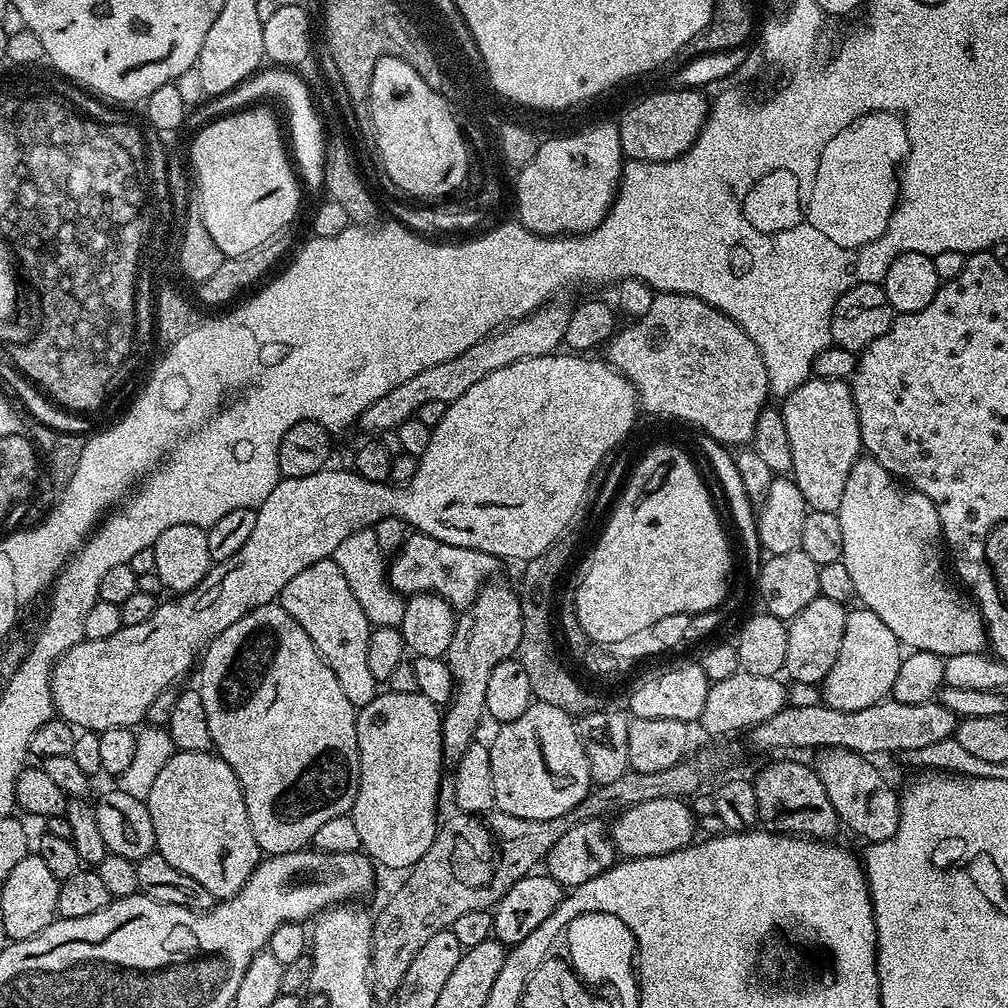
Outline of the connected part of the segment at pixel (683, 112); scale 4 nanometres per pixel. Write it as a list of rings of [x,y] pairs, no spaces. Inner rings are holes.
[[[672,86],[669,92],[656,92],[640,100],[618,120],[622,150],[628,160],[666,162],[681,156],[698,138],[708,117],[709,97],[694,88]]]

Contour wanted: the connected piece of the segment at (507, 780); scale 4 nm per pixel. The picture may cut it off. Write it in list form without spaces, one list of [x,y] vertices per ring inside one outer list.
[[[533,702],[526,714],[495,729],[496,737],[488,744],[490,782],[494,782],[493,805],[514,818],[545,820],[558,818],[592,791],[594,781],[578,724],[558,706]]]

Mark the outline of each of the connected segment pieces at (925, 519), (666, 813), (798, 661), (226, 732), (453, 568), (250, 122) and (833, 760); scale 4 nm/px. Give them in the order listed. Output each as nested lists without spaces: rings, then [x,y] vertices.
[[[861,458],[850,470],[850,478],[846,478],[846,490],[842,490],[842,502],[835,514],[842,526],[842,560],[854,581],[855,599],[863,607],[874,610],[894,630],[905,649],[933,652],[947,658],[983,653],[989,647],[988,629],[979,608],[944,573],[946,556],[942,551],[938,510],[926,494],[897,480],[876,460]]]
[[[654,798],[651,802],[638,802],[638,806],[625,808],[610,824],[612,846],[621,857],[637,860],[670,854],[679,848],[686,848],[693,843],[696,832],[696,820],[683,799]]]
[[[816,596],[806,610],[802,610],[794,619],[787,621],[786,662],[784,672],[789,681],[819,685],[830,672],[830,666],[838,658],[838,646],[842,646],[842,634],[846,634],[845,605],[830,602],[830,598]]]
[[[278,602],[258,606],[242,618],[238,618],[234,626],[226,626],[226,630],[215,636],[204,649],[198,664],[198,672],[199,668],[198,691],[202,698],[202,706],[206,706],[206,722],[210,722],[212,748],[215,755],[224,760],[226,766],[230,766],[230,770],[234,770],[238,778],[246,802],[246,814],[250,818],[250,830],[254,830],[254,838],[258,842],[261,853],[277,856],[307,849],[311,845],[314,834],[323,824],[330,822],[330,818],[349,815],[354,806],[354,798],[358,794],[360,785],[360,755],[356,733],[357,708],[350,702],[350,698],[346,698],[342,686],[338,686],[338,678],[334,678],[334,670],[326,666],[314,642],[310,642],[306,630],[302,630],[302,626],[298,626],[298,622],[294,622],[294,618],[290,618],[290,614],[286,614],[286,610]]]
[[[413,531],[405,538],[400,551],[391,557],[386,569],[392,589],[401,596],[407,598],[417,592],[432,592],[441,596],[453,609],[463,610],[472,605],[480,589],[495,577],[492,575],[500,567],[502,561],[498,556],[491,556],[482,550],[450,546],[446,542],[438,542],[438,538]]]
[[[249,106],[222,116],[211,124],[203,125],[190,140],[190,144],[196,147],[198,186],[200,201],[204,203],[202,216],[206,230],[210,230],[210,238],[218,242],[218,250],[222,250],[225,257],[246,254],[254,250],[254,246],[262,246],[262,242],[285,231],[300,208],[302,184],[290,159],[290,152],[282,135],[281,121],[277,117],[276,121],[264,108],[267,107]]]
[[[821,748],[815,753],[814,771],[817,778],[826,786],[826,798],[838,814],[845,829],[857,832],[864,842],[877,844],[898,830],[900,817],[900,798],[897,789],[892,789],[884,781],[884,776],[875,768],[873,761],[859,756],[845,748]]]

